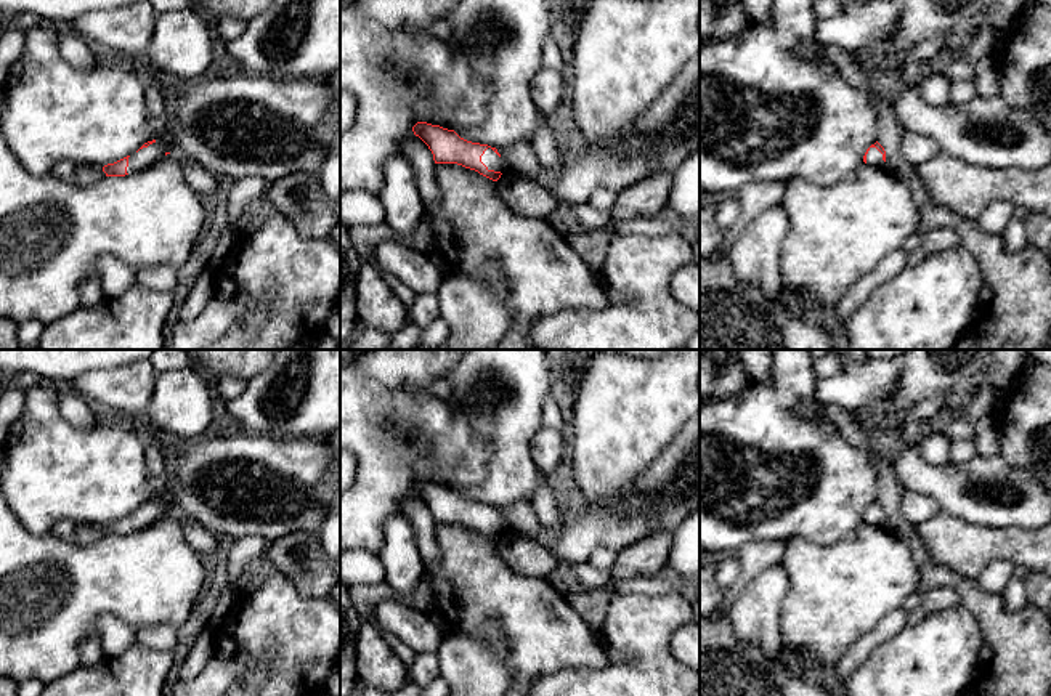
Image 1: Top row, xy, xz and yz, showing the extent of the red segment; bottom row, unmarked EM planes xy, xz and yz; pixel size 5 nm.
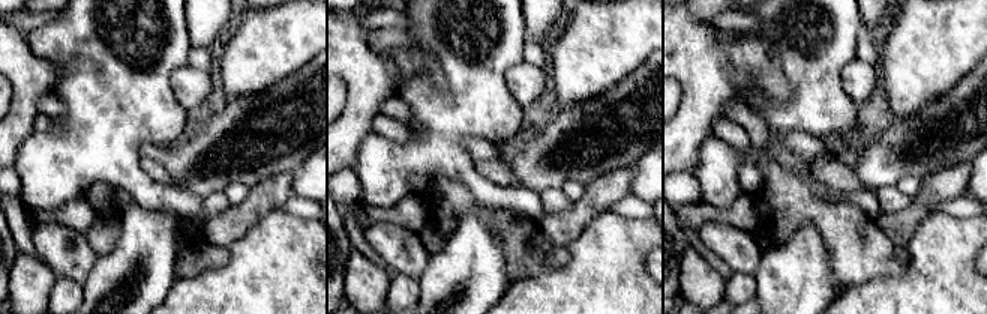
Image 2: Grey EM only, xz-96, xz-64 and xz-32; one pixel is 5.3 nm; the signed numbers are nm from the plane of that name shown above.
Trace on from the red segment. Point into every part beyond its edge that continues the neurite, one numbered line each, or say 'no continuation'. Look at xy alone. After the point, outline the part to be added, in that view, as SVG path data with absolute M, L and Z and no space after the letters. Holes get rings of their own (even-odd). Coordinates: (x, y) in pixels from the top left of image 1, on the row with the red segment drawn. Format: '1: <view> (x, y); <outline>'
1: xy (246, 125); M244 74L223 79L199 79L168 104L170 117L165 132L148 148L128 157L127 173L135 173L159 160L167 152L194 160L213 175L234 181L247 176L262 176L274 181L297 172L319 172L332 141L340 133L340 122L329 117L334 107L340 109L340 96L326 79L273 79Z

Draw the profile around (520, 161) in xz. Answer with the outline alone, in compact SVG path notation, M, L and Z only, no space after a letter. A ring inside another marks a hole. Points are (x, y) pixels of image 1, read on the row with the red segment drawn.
M515 143L507 148L497 149L505 165L502 176L515 176L523 180L536 180L542 165L539 164L530 143Z

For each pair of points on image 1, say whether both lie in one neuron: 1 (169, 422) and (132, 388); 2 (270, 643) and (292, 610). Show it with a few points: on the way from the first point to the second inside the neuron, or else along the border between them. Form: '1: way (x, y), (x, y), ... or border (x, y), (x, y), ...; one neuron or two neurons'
1: border (156, 374), (151, 400), (142, 414); two neurons
2: way (270, 635), (284, 618); one neuron

